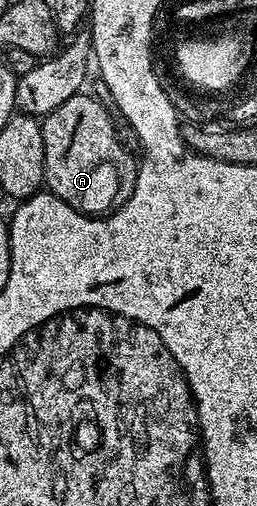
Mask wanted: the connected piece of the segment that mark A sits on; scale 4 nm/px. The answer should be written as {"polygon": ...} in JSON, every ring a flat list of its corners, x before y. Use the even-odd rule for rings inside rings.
{"polygon":[[86,95,68,98,68,102,56,106,56,110,41,121,46,167,44,184,76,211,102,214,115,207,118,191,122,191,123,197,132,194,136,164,130,161,125,146,118,141,111,109,106,109,96,97]]}

